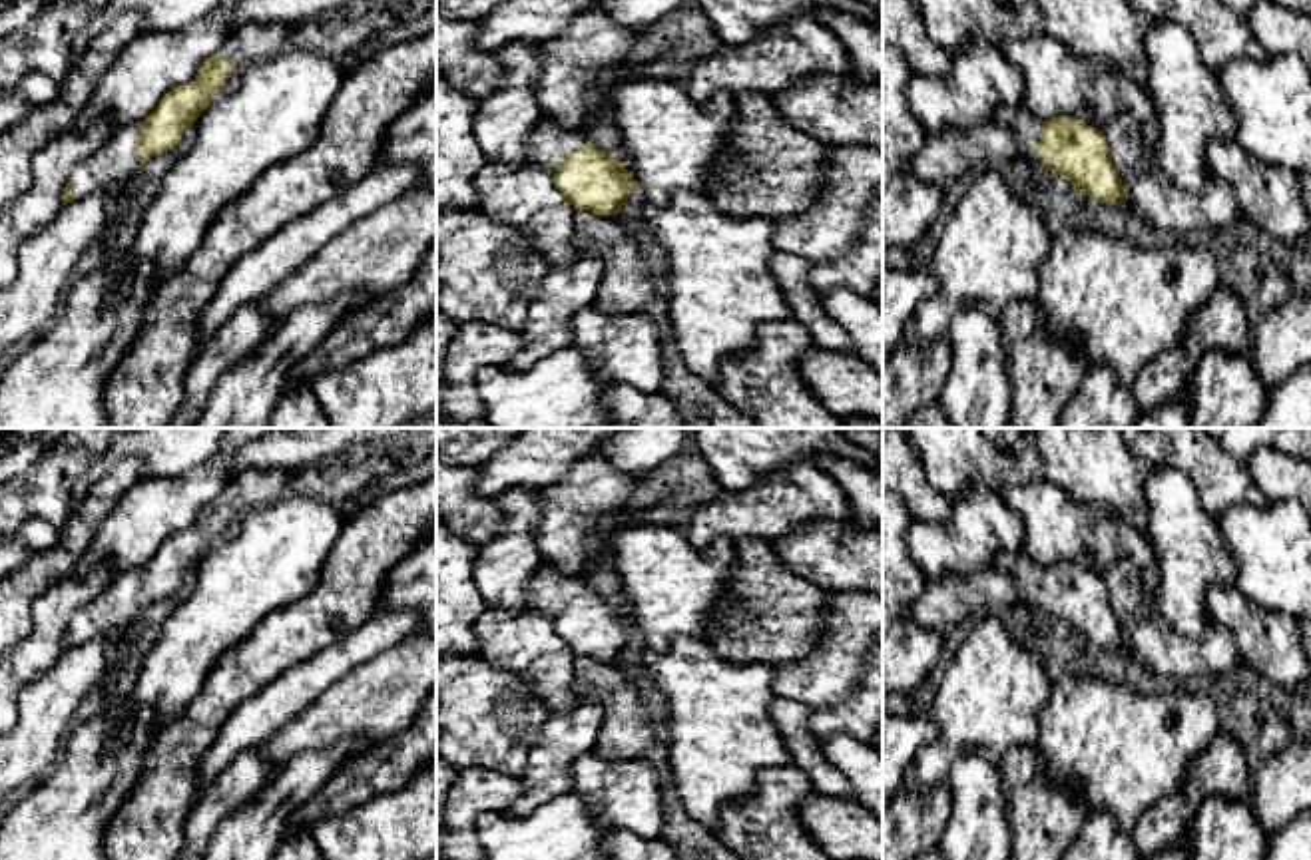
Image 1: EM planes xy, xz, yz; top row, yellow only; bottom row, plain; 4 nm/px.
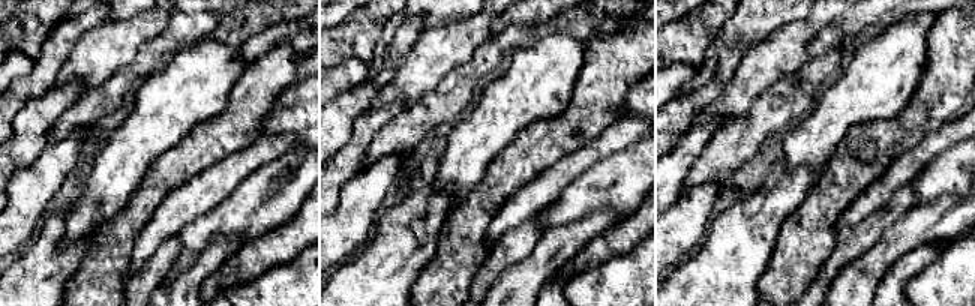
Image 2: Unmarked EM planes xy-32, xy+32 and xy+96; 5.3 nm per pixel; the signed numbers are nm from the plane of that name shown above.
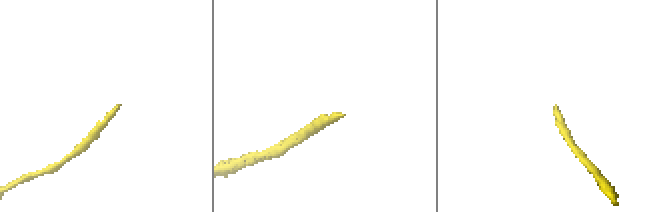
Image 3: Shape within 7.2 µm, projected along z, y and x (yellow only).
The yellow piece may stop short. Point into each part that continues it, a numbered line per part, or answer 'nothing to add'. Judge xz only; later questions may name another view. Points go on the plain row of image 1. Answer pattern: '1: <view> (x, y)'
1: xz (548, 592)

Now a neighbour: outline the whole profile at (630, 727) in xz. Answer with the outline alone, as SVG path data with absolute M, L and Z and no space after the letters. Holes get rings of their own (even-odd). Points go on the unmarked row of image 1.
M576 657L574 689L580 691L582 703L604 707L604 727L594 751L606 758L638 758L657 737L663 737L663 721L642 701L646 687L628 667Z

